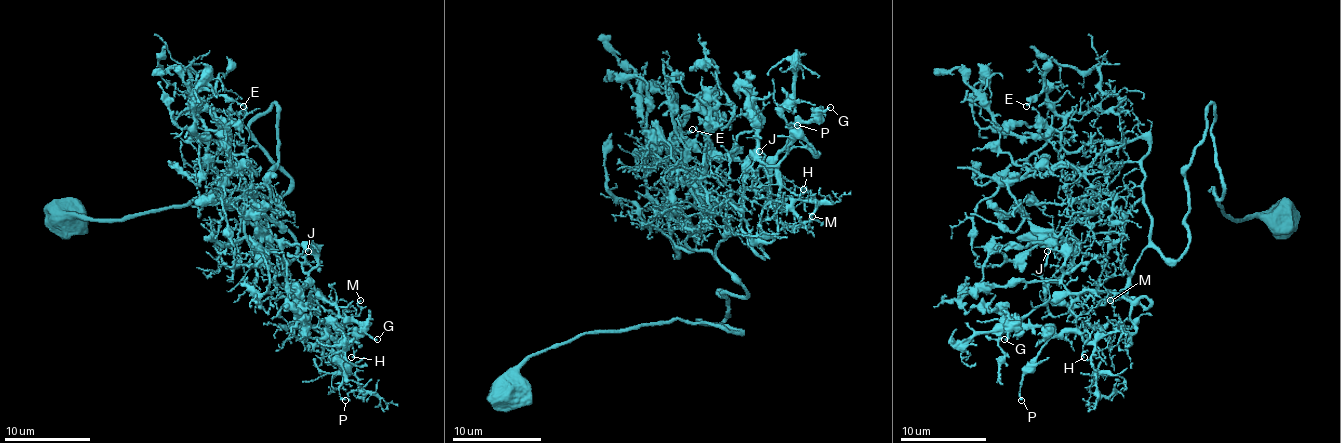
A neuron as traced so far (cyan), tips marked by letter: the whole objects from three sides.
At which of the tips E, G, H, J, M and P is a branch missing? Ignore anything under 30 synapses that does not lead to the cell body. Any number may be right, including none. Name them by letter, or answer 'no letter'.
no letter

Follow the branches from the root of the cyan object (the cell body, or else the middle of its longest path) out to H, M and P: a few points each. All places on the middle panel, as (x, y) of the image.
H: (505, 394), (583, 334), (741, 332), (699, 320), (748, 294), (716, 249), (763, 256), (779, 189), (803, 189)
M: (505, 394), (583, 334), (741, 332), (699, 320), (748, 294), (719, 245), (763, 256), (812, 216)
P: (505, 394), (583, 334), (741, 332), (699, 320), (748, 294), (716, 249), (797, 125)

